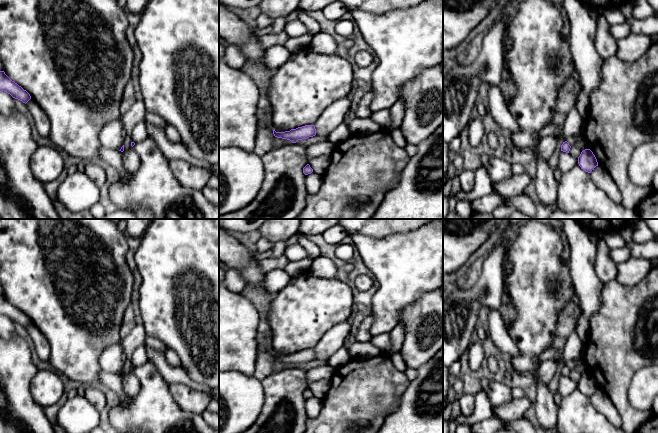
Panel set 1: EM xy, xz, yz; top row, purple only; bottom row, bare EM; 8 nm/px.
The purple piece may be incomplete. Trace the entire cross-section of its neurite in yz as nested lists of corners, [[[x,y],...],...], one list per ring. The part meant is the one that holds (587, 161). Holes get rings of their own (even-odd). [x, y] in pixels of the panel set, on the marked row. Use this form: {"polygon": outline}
{"polygon": [[[585,149],[578,157],[578,164],[584,171],[591,173],[591,171],[598,166],[597,159],[590,149]]]}

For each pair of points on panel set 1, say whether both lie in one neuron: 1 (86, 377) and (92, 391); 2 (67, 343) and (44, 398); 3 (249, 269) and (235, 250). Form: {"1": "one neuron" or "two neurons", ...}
{"1": "two neurons", "2": "two neurons", "3": "one neuron"}

